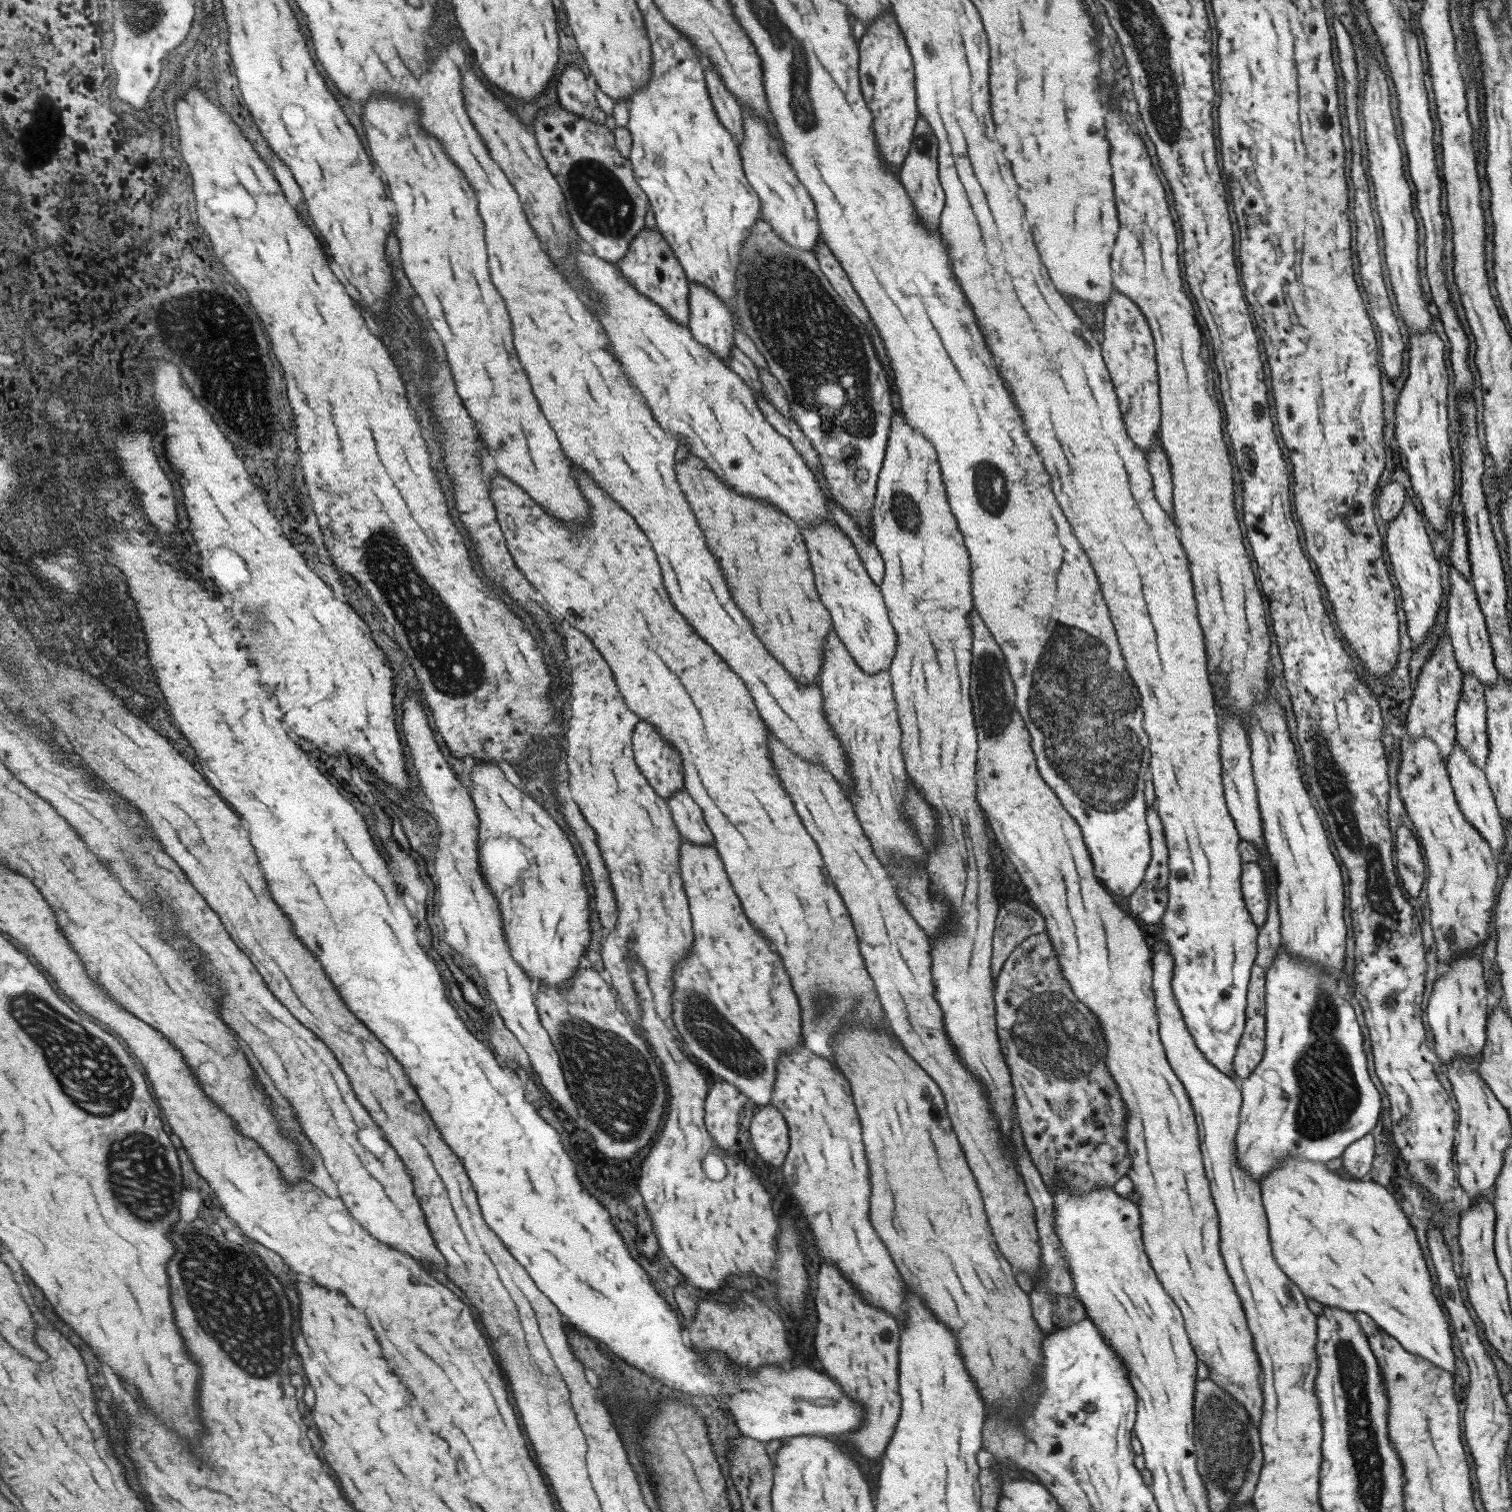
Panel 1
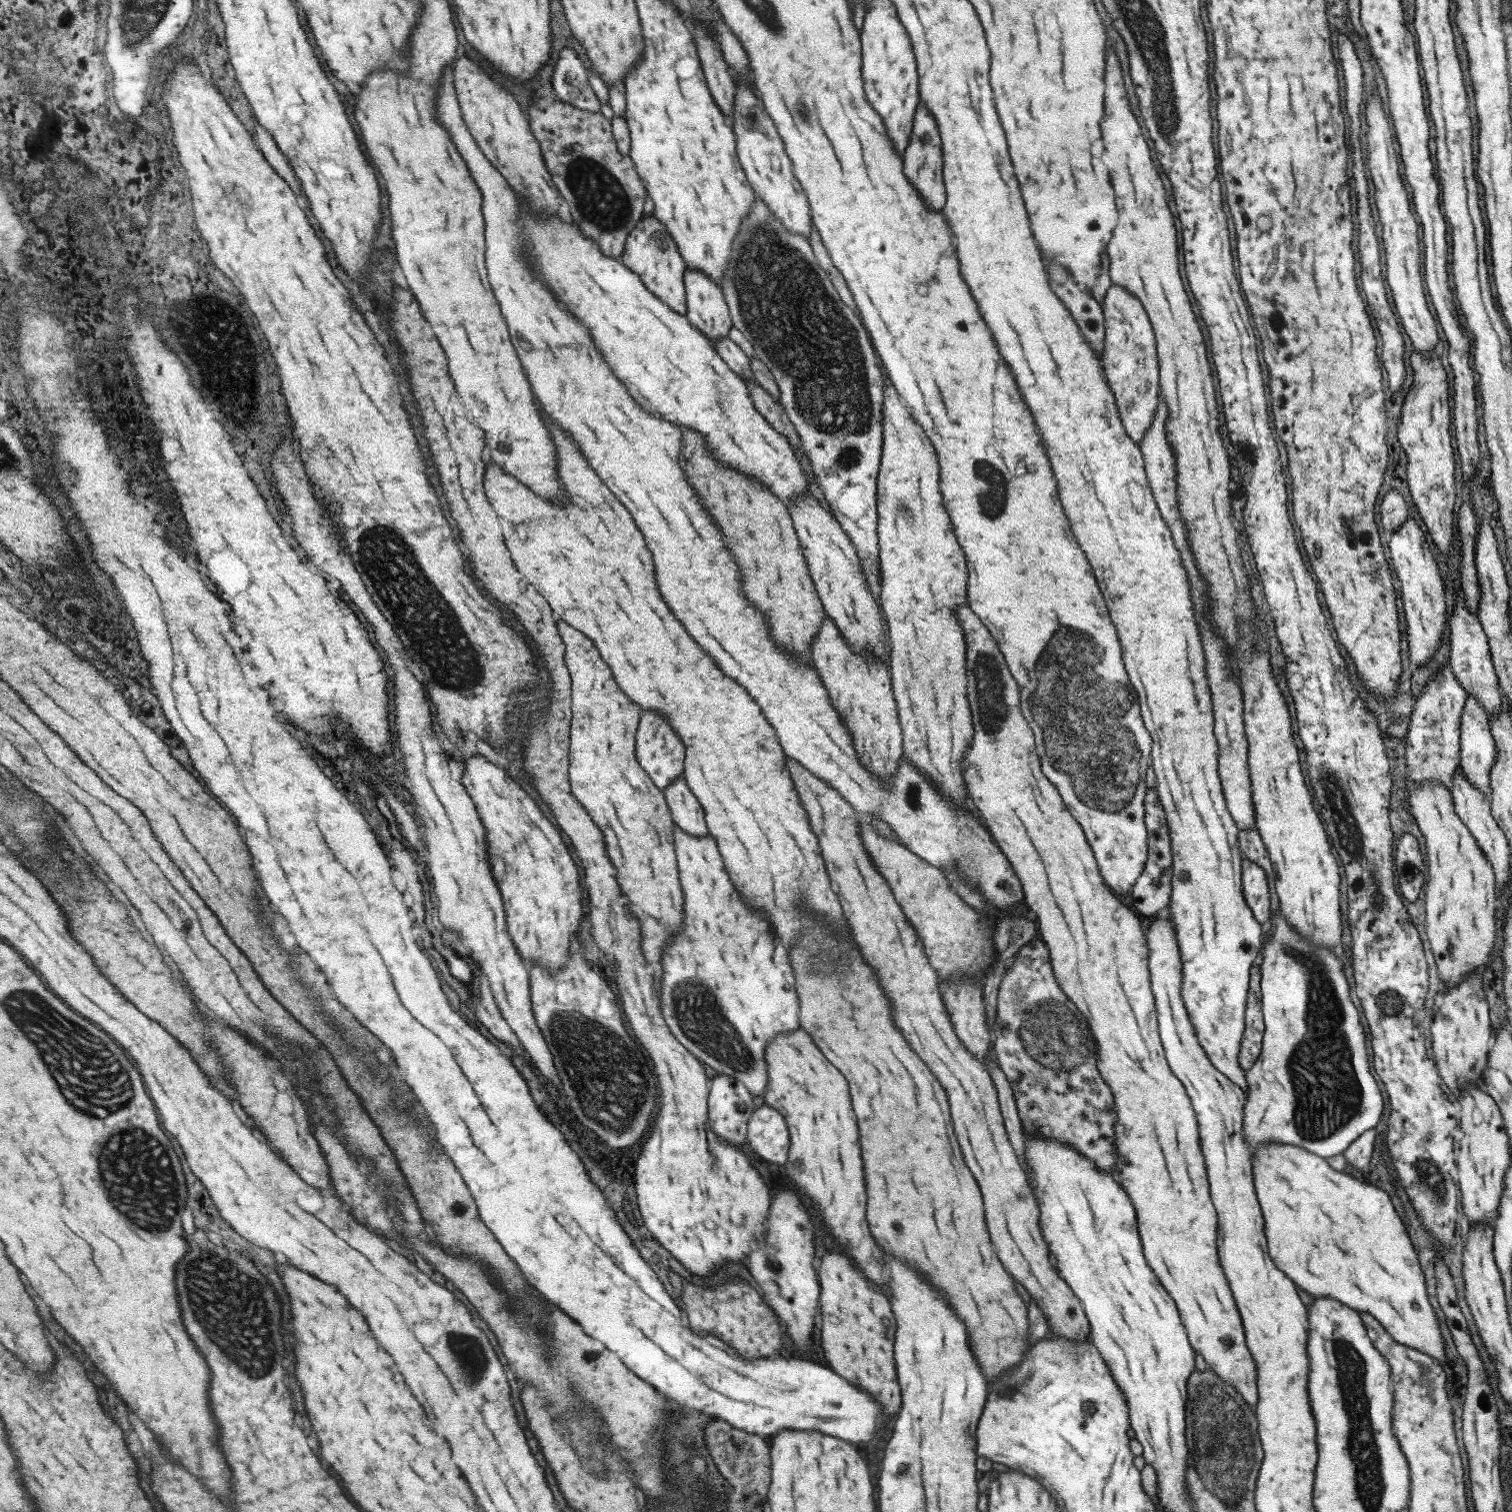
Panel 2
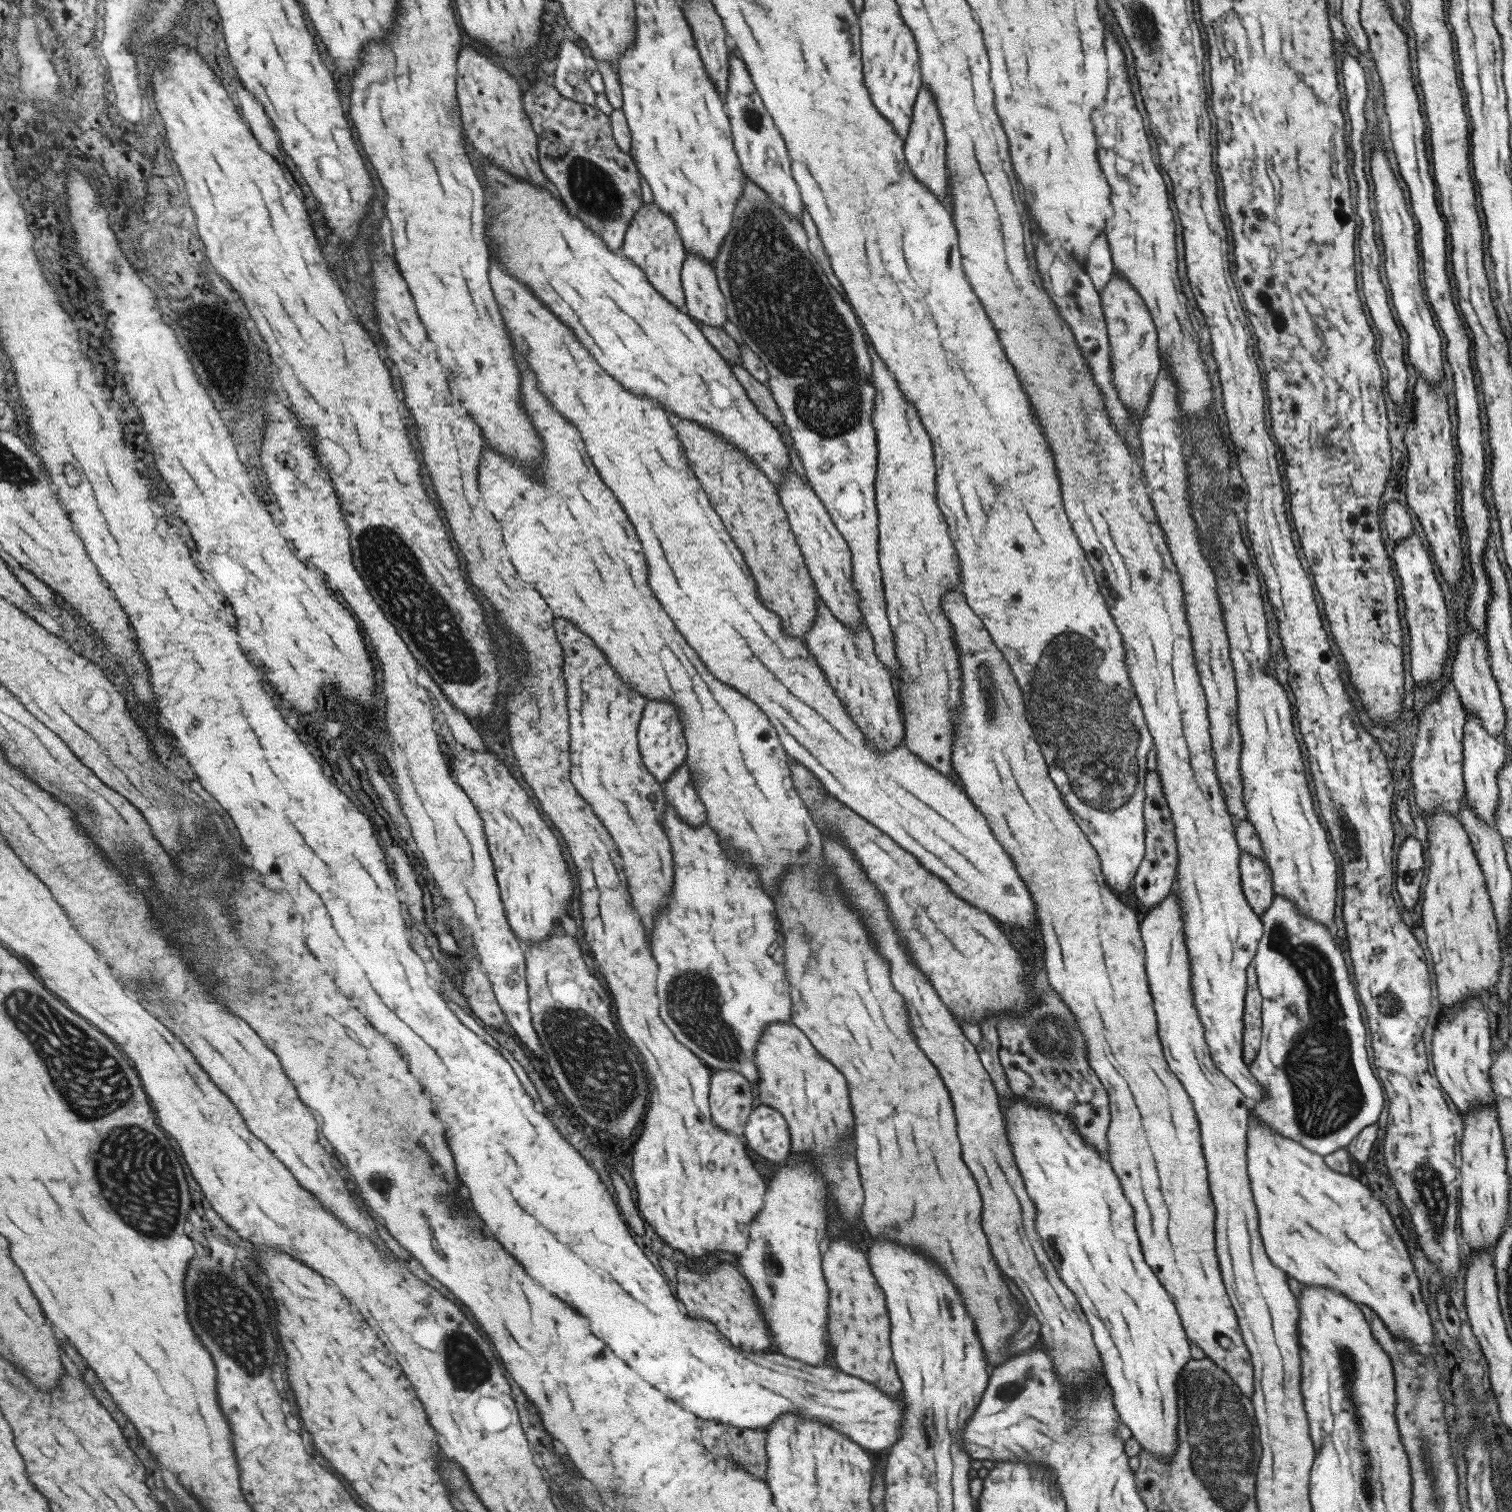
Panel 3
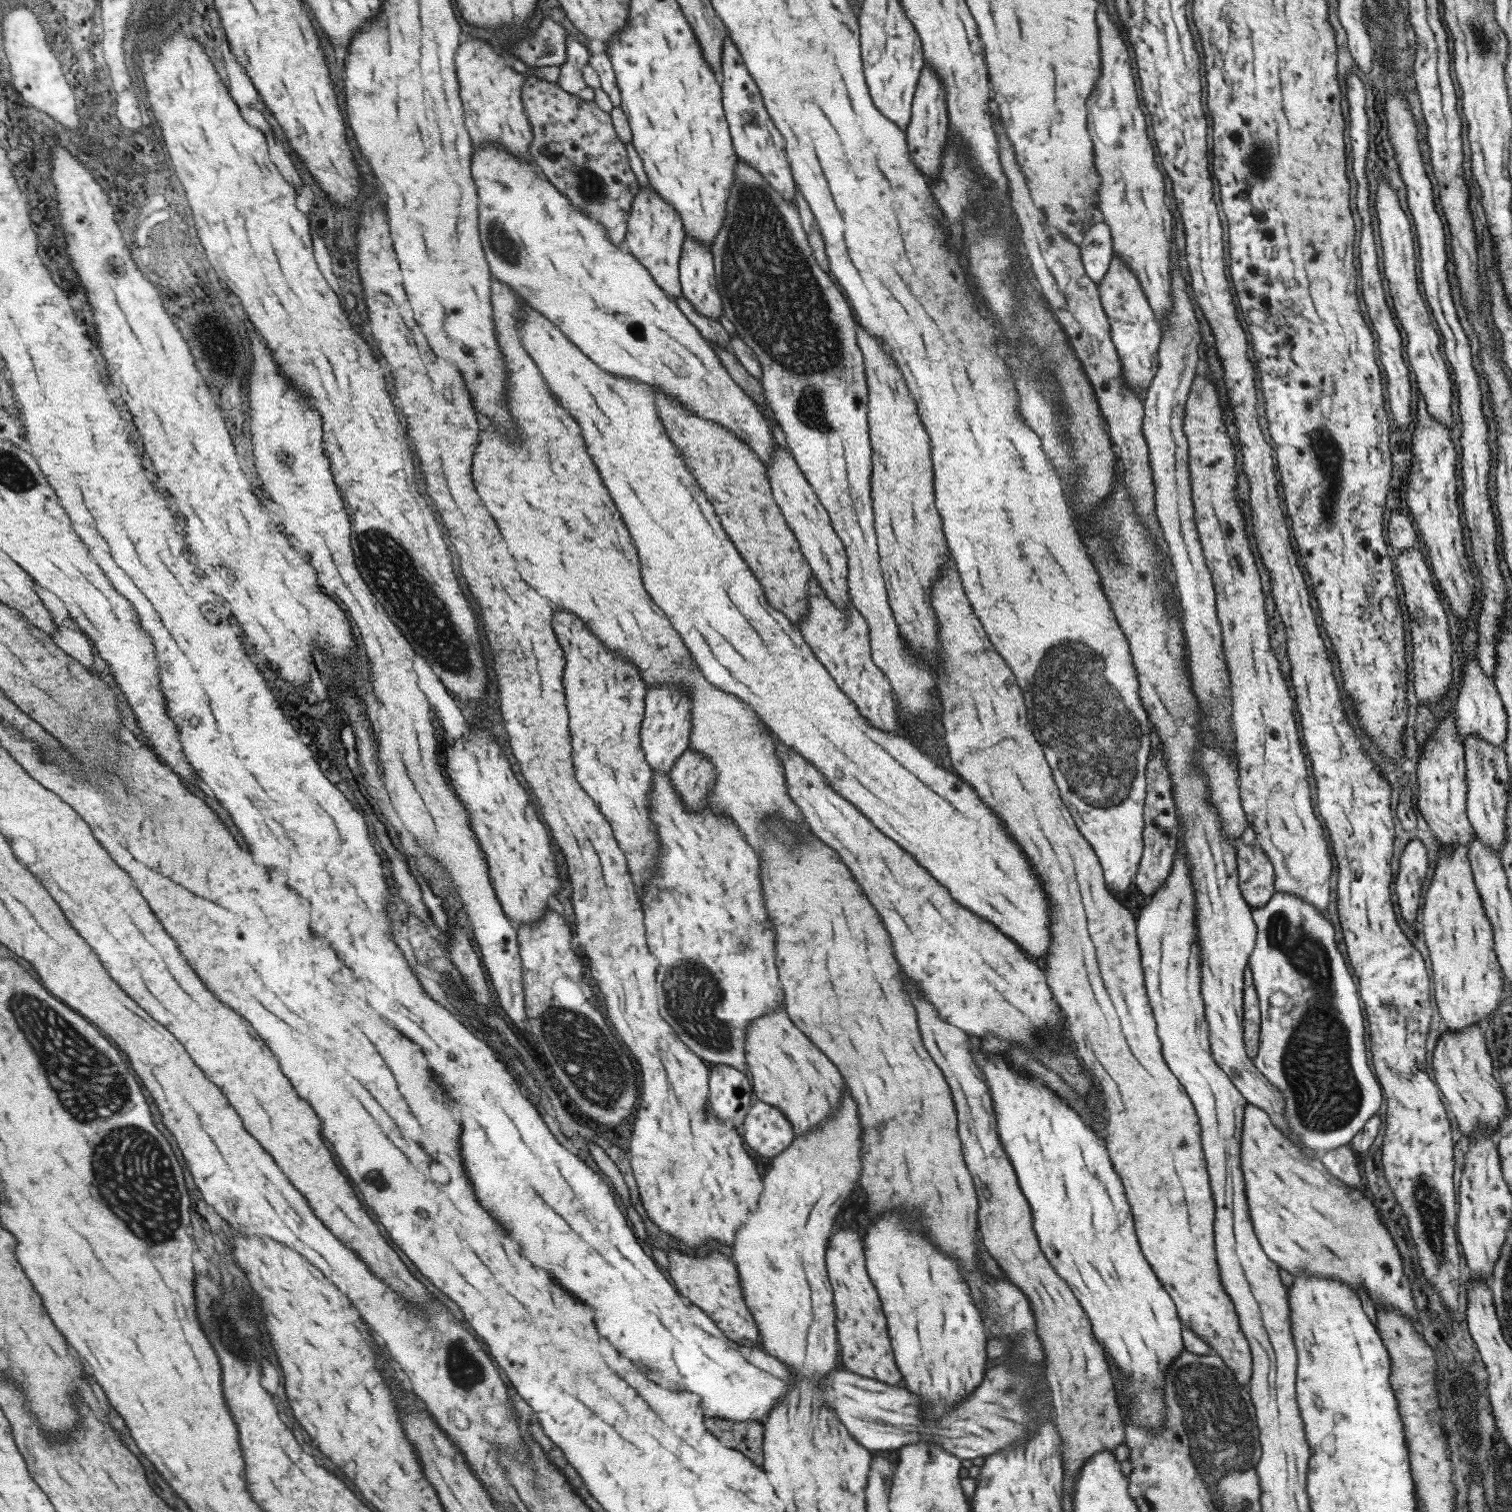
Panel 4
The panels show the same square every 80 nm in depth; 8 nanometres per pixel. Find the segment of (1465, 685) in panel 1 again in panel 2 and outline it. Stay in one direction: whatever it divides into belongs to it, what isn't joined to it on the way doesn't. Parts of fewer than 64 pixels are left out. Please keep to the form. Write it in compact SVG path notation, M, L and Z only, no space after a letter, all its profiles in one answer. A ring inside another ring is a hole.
M1466 696L1459 722L1459 766L1464 777L1490 798L1489 771L1496 759L1488 717L1480 702Z

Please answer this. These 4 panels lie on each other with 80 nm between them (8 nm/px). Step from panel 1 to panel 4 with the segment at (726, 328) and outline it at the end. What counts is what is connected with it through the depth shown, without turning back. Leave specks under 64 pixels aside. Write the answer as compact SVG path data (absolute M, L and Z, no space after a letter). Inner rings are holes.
M684 235L678 260L678 279L682 295L699 314L719 320L721 297L716 287L712 254L699 241Z

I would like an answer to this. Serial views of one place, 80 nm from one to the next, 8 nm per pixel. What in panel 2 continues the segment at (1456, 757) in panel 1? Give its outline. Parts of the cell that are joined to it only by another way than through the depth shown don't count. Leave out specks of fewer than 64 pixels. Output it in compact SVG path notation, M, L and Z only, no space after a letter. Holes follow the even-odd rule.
M1460 766L1455 769L1453 775L1451 795L1455 814L1460 818L1465 828L1473 835L1476 845L1479 847L1479 850L1482 850L1484 857L1491 865L1494 885L1497 889L1497 894L1499 894L1501 889L1507 886L1509 874L1511 874L1509 869L1510 848L1503 831L1497 826L1490 813L1490 798L1489 796L1484 796L1480 790L1476 789L1476 786L1472 785L1472 782L1468 781L1468 778L1464 777L1464 771L1460 769Z

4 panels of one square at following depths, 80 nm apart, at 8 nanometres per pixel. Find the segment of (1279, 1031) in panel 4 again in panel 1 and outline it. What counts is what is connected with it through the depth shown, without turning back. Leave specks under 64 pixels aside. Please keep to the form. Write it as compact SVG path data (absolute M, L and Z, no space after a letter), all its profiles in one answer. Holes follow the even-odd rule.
M1279 945L1275 960L1264 971L1264 1051L1260 1063L1243 1082L1239 1083L1242 1101L1239 1109L1238 1129L1234 1140L1237 1166L1245 1174L1248 1174L1255 1184L1259 1184L1274 1168L1277 1168L1278 1164L1288 1158L1300 1158L1301 1160L1311 1160L1325 1164L1333 1158L1341 1157L1341 1154L1351 1142L1359 1140L1361 1136L1371 1132L1375 1122L1377 1122L1377 1114L1379 1114L1381 1104L1379 1103L1379 1093L1377 1093L1365 1069L1365 1054L1361 1045L1363 1044L1363 1036L1357 1021L1355 1021L1353 1008L1349 1005L1349 1002L1341 998L1337 989L1337 983L1333 977L1324 973L1319 967L1315 967L1313 963L1289 958L1283 945Z

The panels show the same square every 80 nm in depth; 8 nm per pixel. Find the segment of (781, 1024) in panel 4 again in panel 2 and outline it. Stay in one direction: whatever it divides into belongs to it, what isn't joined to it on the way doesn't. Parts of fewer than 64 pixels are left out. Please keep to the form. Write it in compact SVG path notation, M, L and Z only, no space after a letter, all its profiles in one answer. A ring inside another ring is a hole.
M801 1028L789 1033L779 1033L764 1048L764 1059L767 1071L767 1082L760 1103L777 1110L783 1117L788 1130L789 1149L781 1170L793 1181L797 1190L803 1192L807 1204L815 1211L813 1216L819 1218L839 1248L834 1250L845 1253L861 1274L865 1275L882 1293L890 1298L886 1285L883 1250L875 1244L865 1220L866 1194L864 1187L863 1162L857 1135L854 1112L849 1106L847 1082L837 1069L821 1054L813 1044L810 1036Z

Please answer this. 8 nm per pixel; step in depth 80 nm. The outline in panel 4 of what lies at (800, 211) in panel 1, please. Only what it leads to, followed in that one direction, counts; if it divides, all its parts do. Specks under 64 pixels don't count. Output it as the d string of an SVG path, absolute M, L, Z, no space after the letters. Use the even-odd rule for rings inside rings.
M725 36L721 52L719 80L721 102L734 153L747 165L753 167L767 182L767 186L773 188L783 200L795 205L796 187L790 173L783 137L766 113L758 88L749 76L737 47L729 36Z

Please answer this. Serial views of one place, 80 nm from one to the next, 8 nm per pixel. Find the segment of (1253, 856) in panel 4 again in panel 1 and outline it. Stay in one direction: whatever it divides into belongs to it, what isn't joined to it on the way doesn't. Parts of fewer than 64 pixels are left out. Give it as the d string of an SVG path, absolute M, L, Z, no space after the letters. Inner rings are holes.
M1242 863L1240 891L1244 905L1257 928L1265 922L1267 914L1268 894L1264 877L1264 872L1257 863Z

